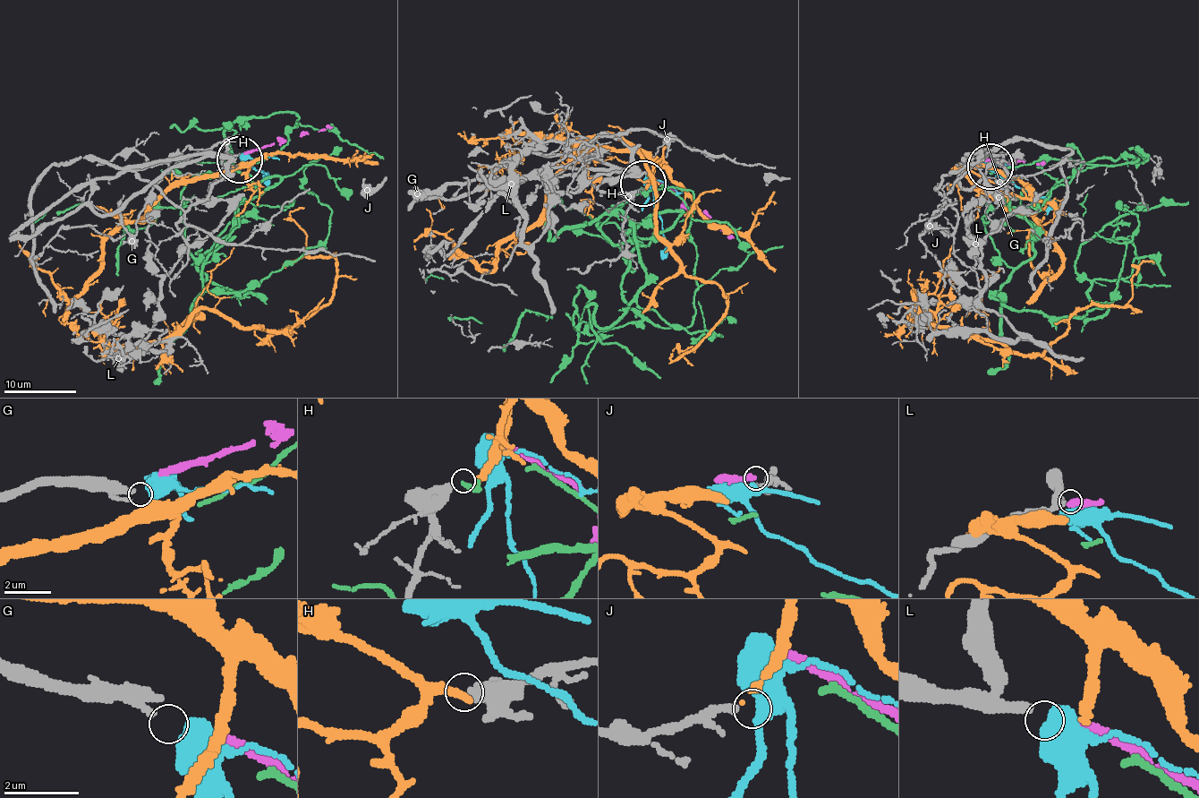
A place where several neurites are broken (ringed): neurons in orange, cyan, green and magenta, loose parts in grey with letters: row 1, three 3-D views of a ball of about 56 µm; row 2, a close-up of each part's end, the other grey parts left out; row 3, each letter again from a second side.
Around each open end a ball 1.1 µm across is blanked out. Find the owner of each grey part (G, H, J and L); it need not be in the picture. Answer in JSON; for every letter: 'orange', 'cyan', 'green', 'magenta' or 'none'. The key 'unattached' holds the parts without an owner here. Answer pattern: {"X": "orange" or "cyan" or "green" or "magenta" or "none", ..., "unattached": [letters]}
{"G": "cyan", "H": "orange", "J": "none", "L": "magenta", "unattached": ["J"]}

